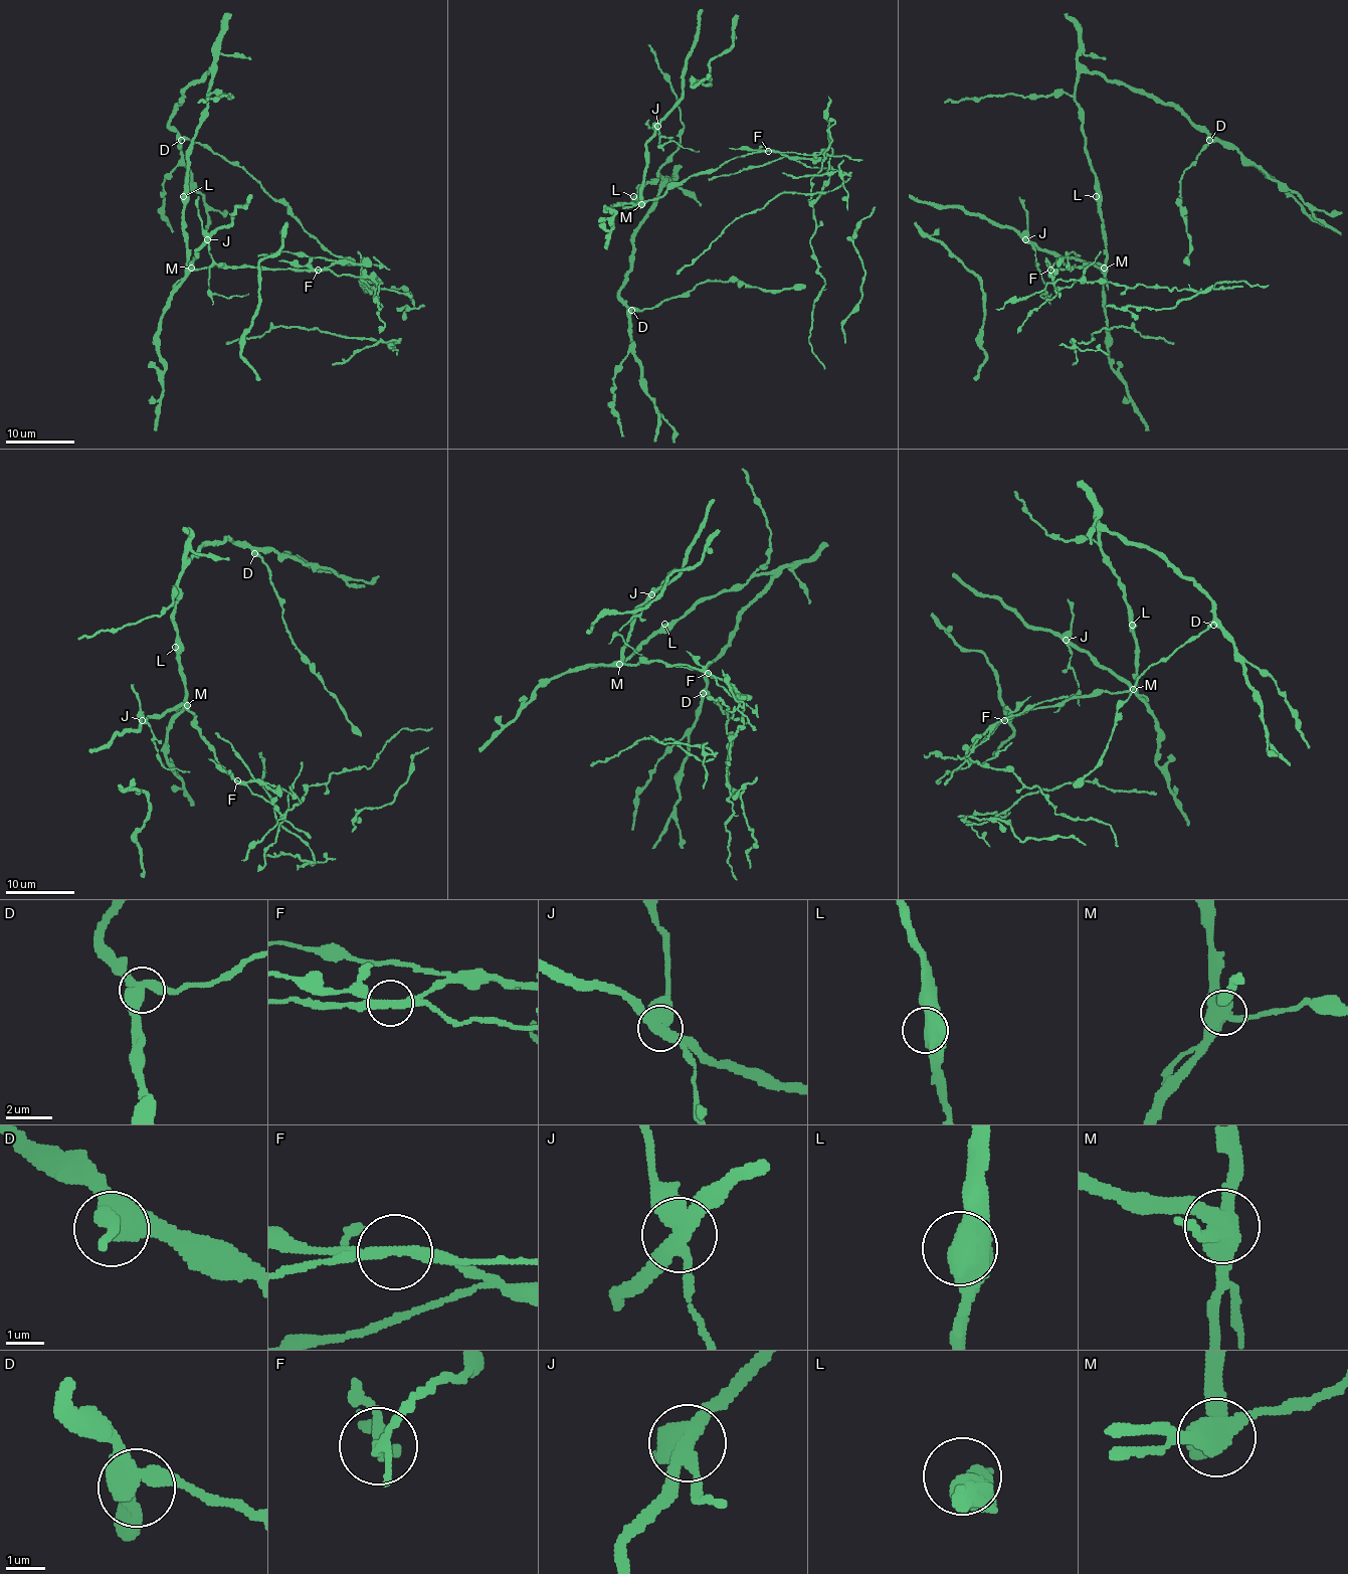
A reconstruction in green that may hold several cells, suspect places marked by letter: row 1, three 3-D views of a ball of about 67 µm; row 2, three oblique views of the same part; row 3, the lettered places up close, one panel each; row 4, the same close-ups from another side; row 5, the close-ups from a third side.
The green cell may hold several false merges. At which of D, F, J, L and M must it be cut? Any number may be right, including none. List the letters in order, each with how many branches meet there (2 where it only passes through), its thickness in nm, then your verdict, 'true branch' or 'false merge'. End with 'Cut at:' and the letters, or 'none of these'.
D: 3 | 440 nm | true branch
F: 2 | 280 nm | false merge
J: 4 | 480 nm | false merge
L: 3 | 440 nm | true branch
M: 4 | 500 nm | false merge
Cut at: F, J, M

